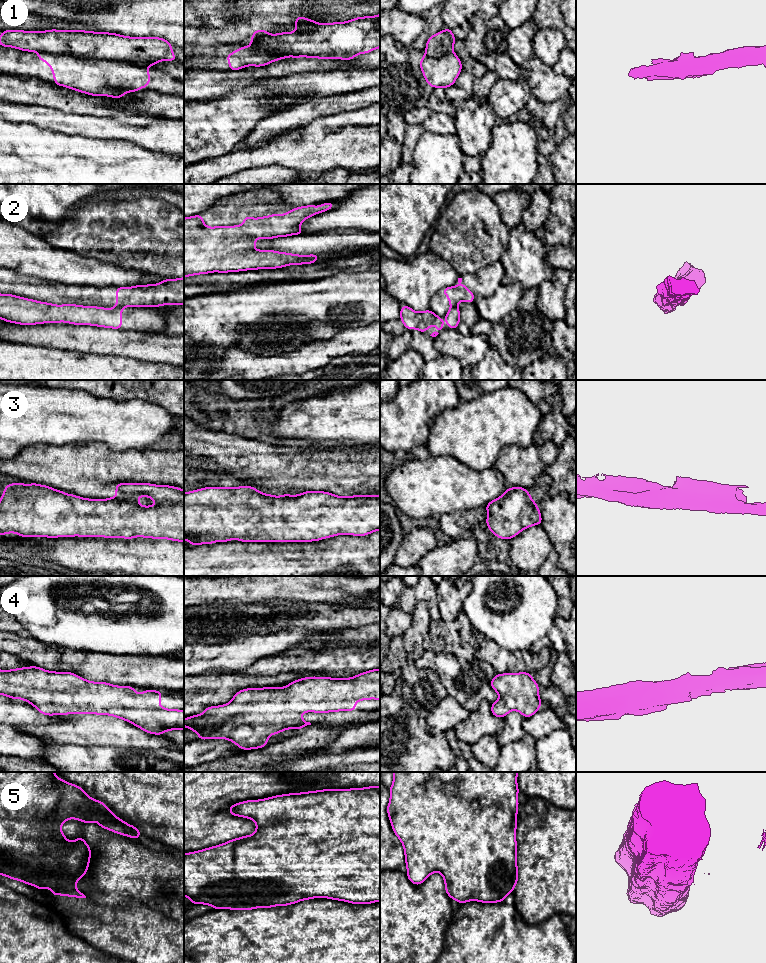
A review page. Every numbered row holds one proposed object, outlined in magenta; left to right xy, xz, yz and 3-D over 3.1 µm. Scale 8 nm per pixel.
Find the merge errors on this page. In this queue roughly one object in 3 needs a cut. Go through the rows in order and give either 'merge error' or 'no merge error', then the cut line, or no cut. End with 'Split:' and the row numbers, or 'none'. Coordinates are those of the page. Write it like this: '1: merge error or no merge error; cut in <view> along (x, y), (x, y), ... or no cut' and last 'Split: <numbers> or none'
1: merge error; cut in xy along (39, 51), (95, 59), (123, 60), (144, 66)
2: merge error; cut in xy along (116, 306), (121, 308)
3: no merge error; no cut
4: no merge error; no cut
5: merge error; cut in xy along (64, 885), (52, 880), (39, 880), (36, 887)
Split: 1, 2, 5

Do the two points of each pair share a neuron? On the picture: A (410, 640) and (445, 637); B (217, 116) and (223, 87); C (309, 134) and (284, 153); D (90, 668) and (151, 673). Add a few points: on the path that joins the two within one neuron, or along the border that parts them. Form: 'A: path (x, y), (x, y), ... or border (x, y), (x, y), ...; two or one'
A: border (431, 621), (423, 642), (424, 650); two
B: border (242, 86), (222, 97), (198, 100); two
C: path (304, 141), (296, 149), (291, 149); one
D: path (105, 668), (136, 670); one

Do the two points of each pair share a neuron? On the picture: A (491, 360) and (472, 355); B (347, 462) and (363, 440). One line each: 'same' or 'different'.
A: different
B: different

